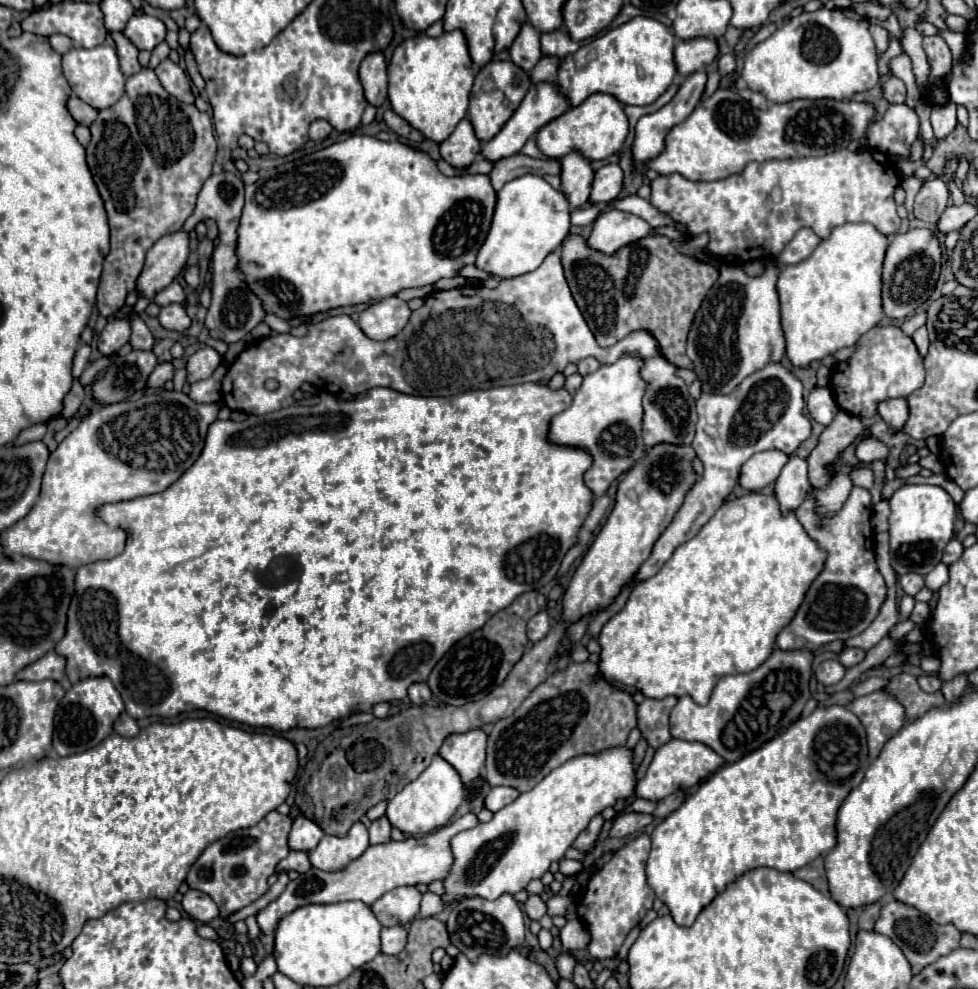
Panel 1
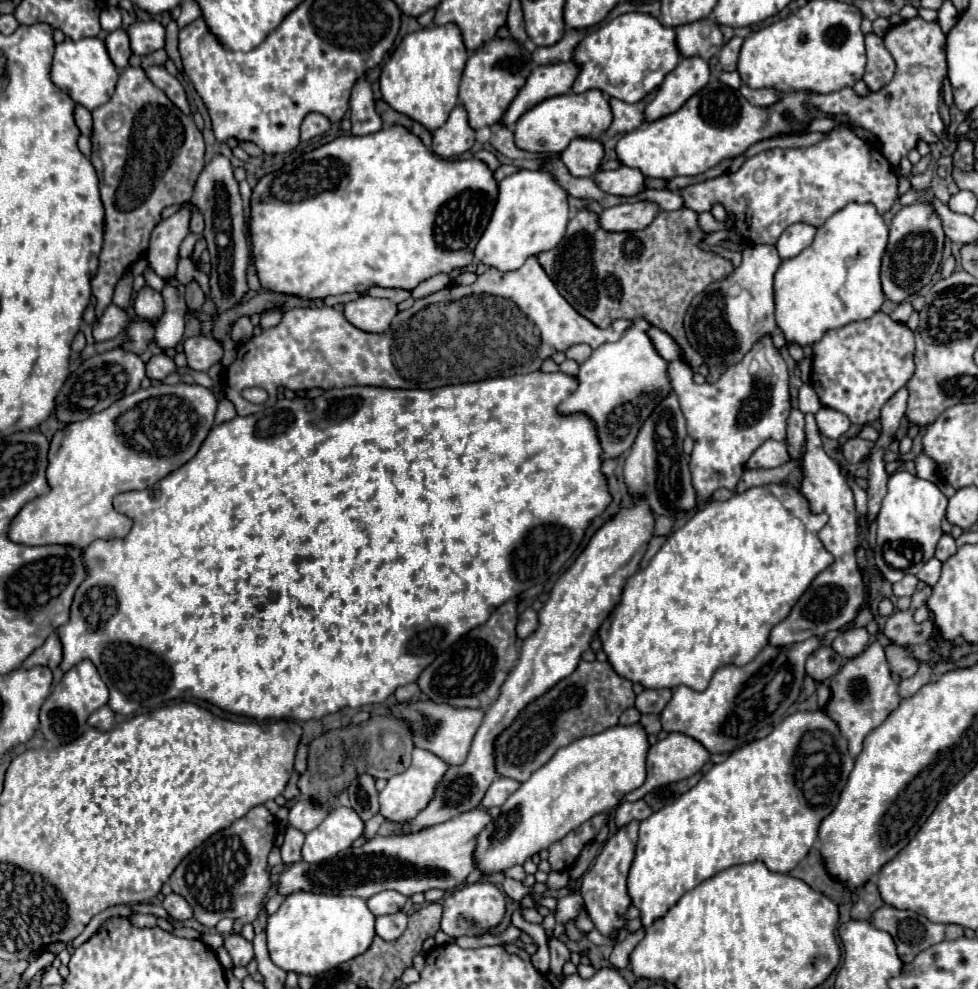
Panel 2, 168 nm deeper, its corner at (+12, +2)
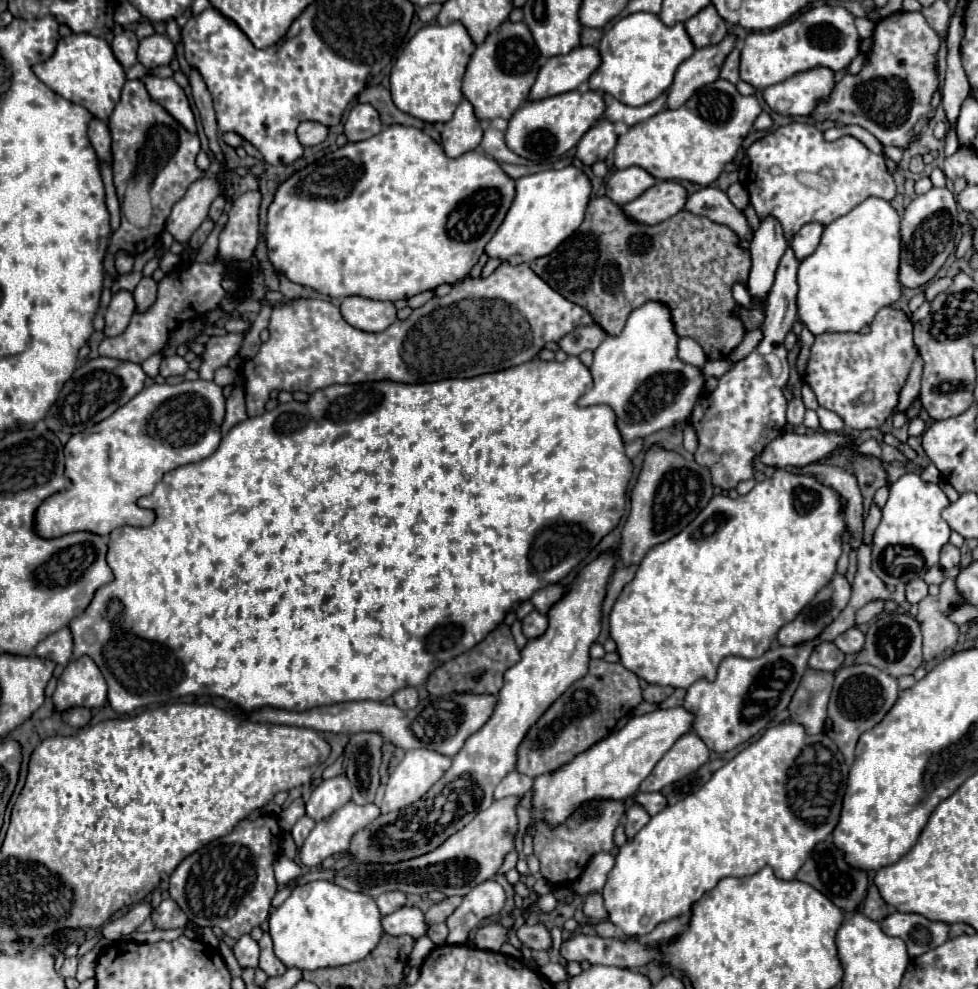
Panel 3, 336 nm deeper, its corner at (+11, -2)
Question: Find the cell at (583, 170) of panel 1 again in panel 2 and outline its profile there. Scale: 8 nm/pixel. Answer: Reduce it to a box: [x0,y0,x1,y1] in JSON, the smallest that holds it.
[560,138,604,178]

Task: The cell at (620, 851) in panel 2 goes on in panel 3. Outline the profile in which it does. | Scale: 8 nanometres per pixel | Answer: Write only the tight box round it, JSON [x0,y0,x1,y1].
[625,804,649,840]

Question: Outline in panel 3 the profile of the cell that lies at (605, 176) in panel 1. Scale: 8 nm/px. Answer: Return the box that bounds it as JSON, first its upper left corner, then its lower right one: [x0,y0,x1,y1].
[607,166,657,206]

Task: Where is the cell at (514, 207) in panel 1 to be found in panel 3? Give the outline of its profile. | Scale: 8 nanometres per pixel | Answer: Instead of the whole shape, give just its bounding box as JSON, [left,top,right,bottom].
[485,166,591,266]

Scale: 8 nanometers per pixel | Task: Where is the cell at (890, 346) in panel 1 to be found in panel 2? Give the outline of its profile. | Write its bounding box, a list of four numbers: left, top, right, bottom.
[812,312,914,424]

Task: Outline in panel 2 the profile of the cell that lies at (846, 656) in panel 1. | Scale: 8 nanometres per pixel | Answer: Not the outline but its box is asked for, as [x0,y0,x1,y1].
[832,628,870,658]

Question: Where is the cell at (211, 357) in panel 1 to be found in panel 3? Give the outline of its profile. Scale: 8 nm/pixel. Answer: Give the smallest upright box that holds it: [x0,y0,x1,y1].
[199,334,245,380]

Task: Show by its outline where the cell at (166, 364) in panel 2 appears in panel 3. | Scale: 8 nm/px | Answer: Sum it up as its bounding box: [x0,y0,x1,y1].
[159,356,187,378]

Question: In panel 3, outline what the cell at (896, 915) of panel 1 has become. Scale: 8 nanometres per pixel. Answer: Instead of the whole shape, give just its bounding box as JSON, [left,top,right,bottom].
[881,912,949,958]

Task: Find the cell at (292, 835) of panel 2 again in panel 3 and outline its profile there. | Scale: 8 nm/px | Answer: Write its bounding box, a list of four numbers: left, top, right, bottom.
[291,816,315,848]

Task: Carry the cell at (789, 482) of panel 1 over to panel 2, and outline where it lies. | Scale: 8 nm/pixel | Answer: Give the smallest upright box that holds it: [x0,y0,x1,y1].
[788,408,804,458]

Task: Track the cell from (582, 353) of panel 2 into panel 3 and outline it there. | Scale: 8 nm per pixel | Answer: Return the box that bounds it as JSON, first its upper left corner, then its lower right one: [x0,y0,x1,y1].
[559,326,605,356]

